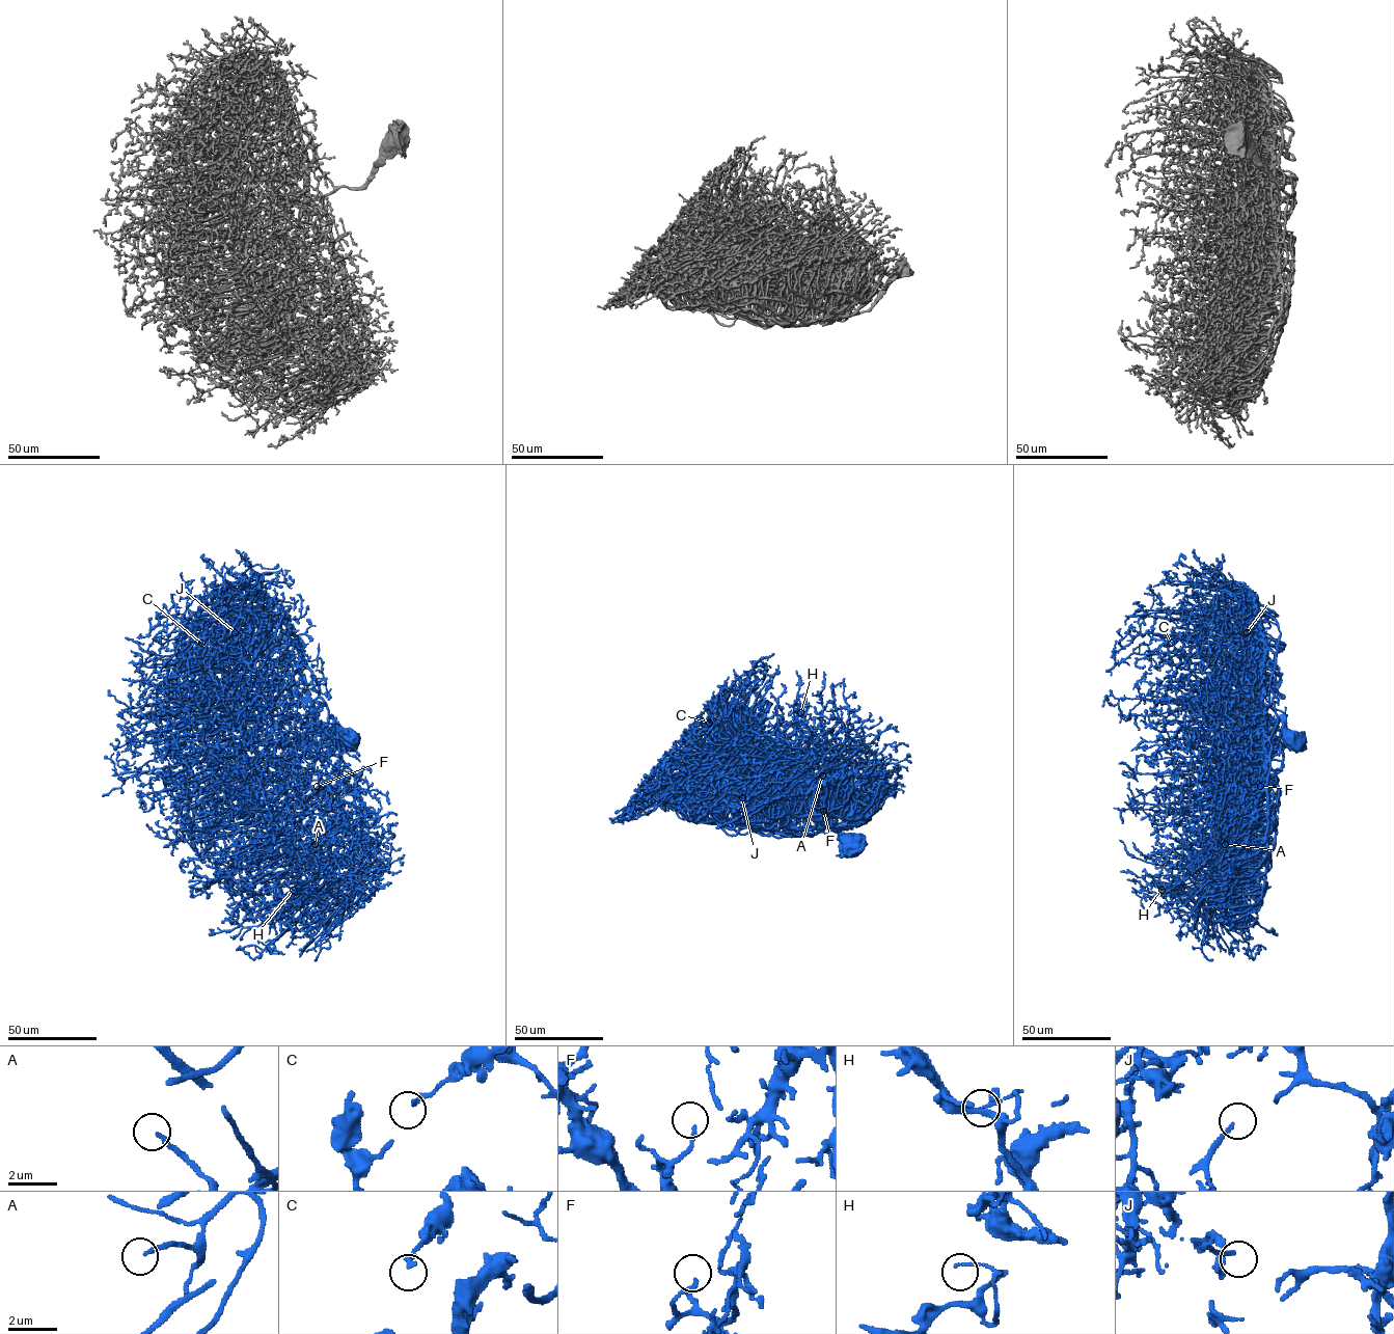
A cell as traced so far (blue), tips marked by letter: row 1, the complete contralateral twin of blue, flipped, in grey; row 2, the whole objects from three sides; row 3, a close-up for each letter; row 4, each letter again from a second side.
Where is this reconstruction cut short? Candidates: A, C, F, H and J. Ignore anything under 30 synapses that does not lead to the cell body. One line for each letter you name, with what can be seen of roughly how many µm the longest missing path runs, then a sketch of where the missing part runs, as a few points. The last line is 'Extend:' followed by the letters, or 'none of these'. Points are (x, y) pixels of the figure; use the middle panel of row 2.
J: missing 7 µm
Extend: J

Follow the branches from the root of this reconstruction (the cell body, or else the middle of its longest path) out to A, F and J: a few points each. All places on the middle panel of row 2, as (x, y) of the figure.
A: (852, 841), (835, 829), (840, 816), (804, 807), (811, 809), (804, 800), (821, 799), (828, 781), (822, 776)
F: (852, 841), (850, 844), (835, 829), (835, 826), (842, 819), (835, 814), (816, 813), (823, 811)
J: (852, 841), (830, 823), (822, 828), (825, 821), (812, 813), (766, 802), (761, 808), (742, 797)

